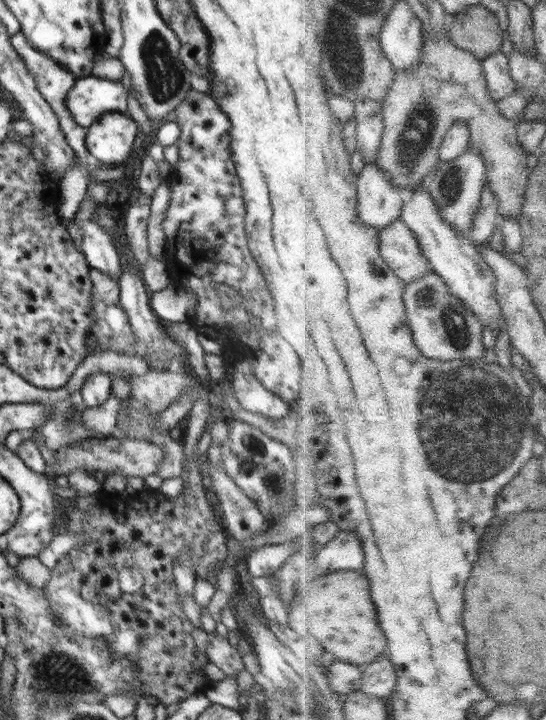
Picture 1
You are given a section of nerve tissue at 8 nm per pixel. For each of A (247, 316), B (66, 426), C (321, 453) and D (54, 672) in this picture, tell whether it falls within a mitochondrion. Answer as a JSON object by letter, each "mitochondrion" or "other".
{"A":"mitochondrion","B":"mitochondrion","C":"other","D":"mitochondrion"}

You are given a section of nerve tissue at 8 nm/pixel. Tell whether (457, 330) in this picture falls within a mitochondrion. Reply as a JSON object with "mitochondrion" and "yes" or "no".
{"mitochondrion":"yes"}

